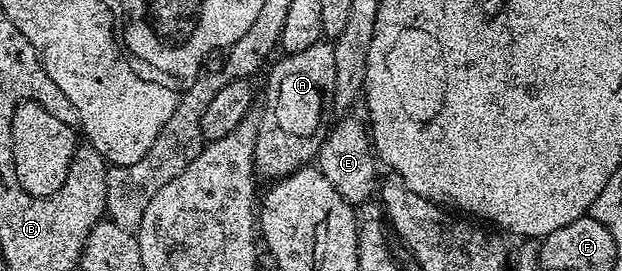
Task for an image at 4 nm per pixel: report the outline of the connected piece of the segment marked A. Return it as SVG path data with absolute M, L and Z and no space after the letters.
M320 41L281 58L266 79L266 104L258 115L254 170L267 181L283 179L317 160L318 150L326 140L326 114L331 114L336 89L333 42Z

